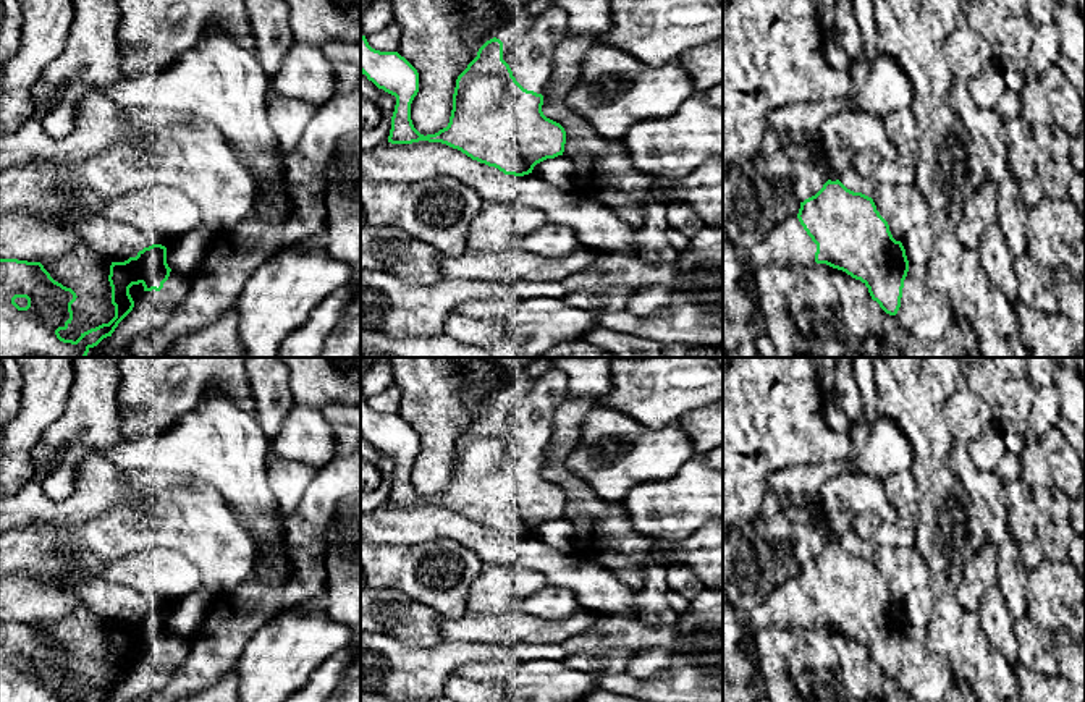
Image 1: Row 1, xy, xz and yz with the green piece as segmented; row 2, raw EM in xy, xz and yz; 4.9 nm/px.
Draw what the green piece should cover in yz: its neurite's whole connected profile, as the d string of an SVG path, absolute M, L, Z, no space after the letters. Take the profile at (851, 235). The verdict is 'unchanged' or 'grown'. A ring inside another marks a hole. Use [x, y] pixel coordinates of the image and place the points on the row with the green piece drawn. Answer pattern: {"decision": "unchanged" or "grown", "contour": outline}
{"decision": "unchanged", "contour": "M828 180L815 196L800 202L797 218L817 244L817 264L826 264L860 280L886 314L897 314L909 260L902 243L893 238L872 197L847 189L839 180Z"}

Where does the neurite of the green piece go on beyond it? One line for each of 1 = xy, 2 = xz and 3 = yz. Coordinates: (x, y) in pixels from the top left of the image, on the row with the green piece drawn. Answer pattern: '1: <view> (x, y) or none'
1: none
2: none
3: none

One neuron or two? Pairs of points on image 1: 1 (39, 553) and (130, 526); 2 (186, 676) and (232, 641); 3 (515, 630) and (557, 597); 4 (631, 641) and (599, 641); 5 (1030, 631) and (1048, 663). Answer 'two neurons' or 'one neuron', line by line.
1: one neuron
2: one neuron
3: two neurons
4: one neuron
5: one neuron

